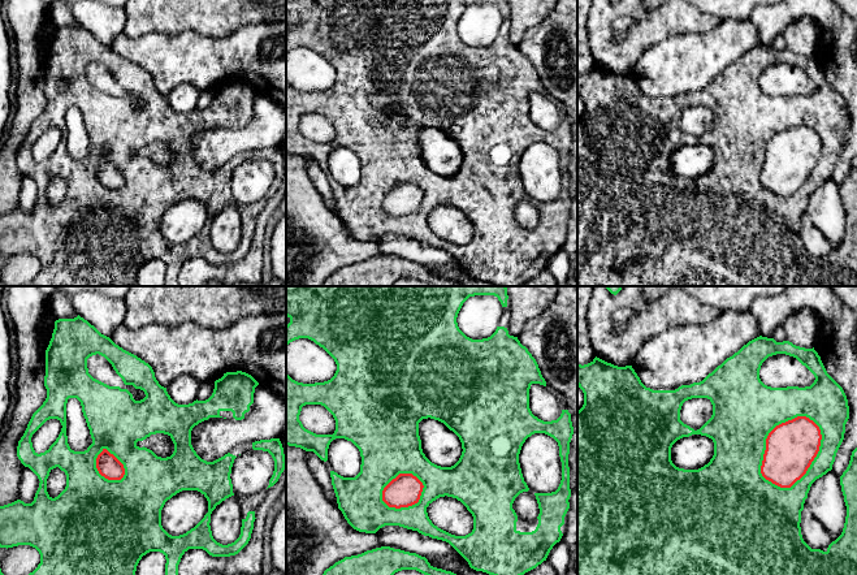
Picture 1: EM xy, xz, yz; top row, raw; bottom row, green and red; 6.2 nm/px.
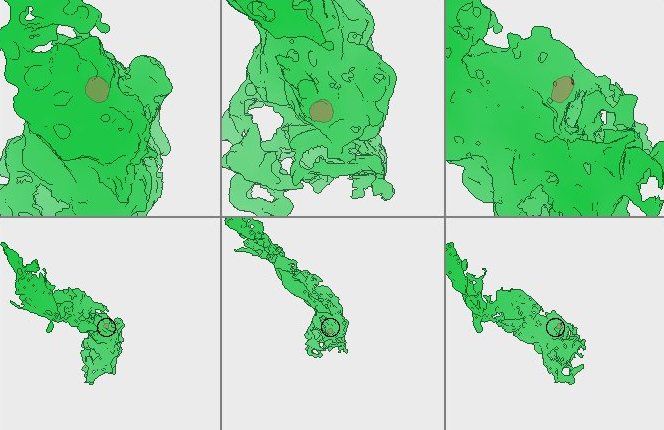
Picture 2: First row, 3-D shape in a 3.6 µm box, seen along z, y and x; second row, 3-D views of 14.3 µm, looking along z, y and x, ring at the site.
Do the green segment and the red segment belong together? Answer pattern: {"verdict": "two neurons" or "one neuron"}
{"verdict": "two neurons"}

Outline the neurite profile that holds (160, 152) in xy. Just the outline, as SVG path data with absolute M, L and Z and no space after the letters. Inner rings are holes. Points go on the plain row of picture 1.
M164 142L151 143L143 148L143 155L152 159L157 165L166 167L174 160L174 152L170 144Z

